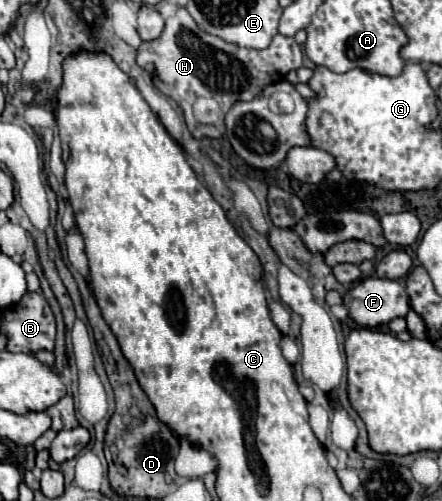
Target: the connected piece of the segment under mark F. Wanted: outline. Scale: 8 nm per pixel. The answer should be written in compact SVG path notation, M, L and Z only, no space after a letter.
M361 279L355 289L349 289L343 297L343 305L349 315L363 327L377 327L397 317L405 317L409 301L405 301L405 287L391 279Z

